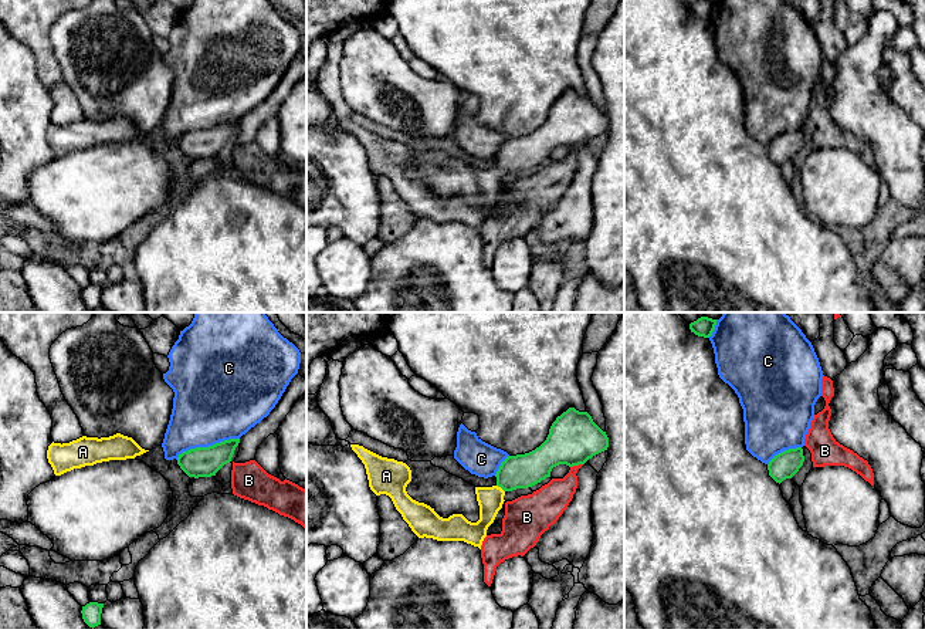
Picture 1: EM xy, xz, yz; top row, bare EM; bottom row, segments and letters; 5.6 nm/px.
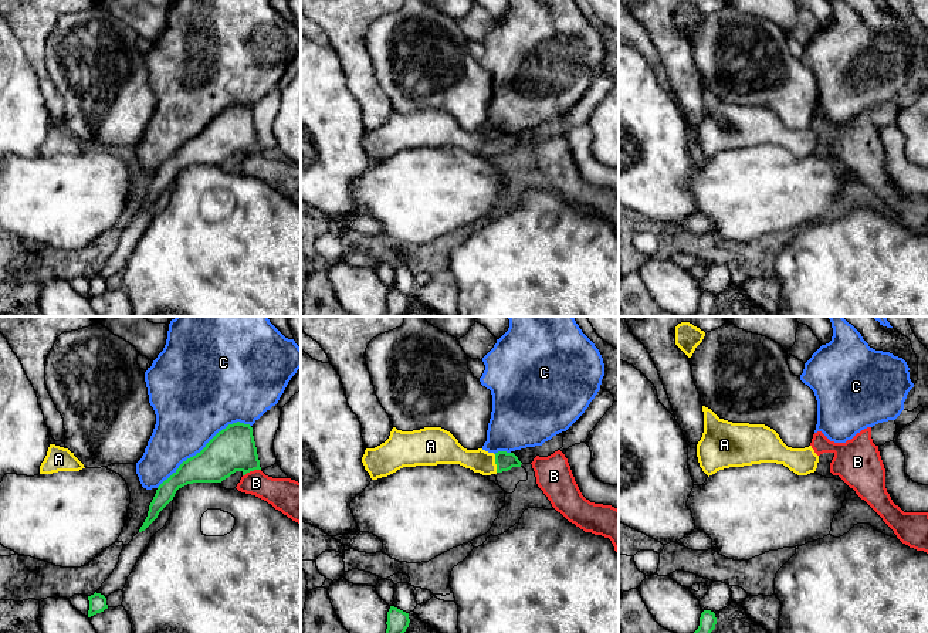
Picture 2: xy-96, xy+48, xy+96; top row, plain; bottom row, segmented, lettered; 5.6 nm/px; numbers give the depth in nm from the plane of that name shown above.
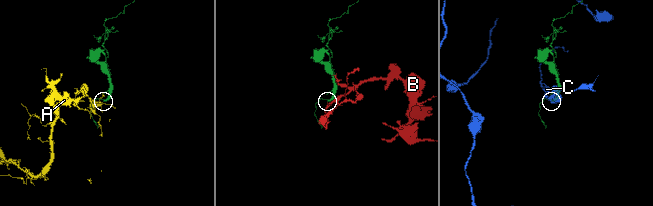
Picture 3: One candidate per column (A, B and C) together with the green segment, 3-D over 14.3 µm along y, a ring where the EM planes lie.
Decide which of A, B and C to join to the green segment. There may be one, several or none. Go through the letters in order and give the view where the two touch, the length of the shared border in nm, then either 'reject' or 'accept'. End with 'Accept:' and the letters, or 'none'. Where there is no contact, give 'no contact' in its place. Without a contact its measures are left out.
A: xz | 60 nm | accept
B: xz | 80 nm | reject
C: xy | 380 nm | reject
Accept: A

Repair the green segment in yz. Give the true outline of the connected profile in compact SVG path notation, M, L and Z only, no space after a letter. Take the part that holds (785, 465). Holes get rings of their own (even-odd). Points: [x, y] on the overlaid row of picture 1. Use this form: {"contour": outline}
{"contour": "M789 449L776 454L768 464L769 476L776 481L782 483L786 478L792 478L799 469L803 466L804 456L803 449Z"}

